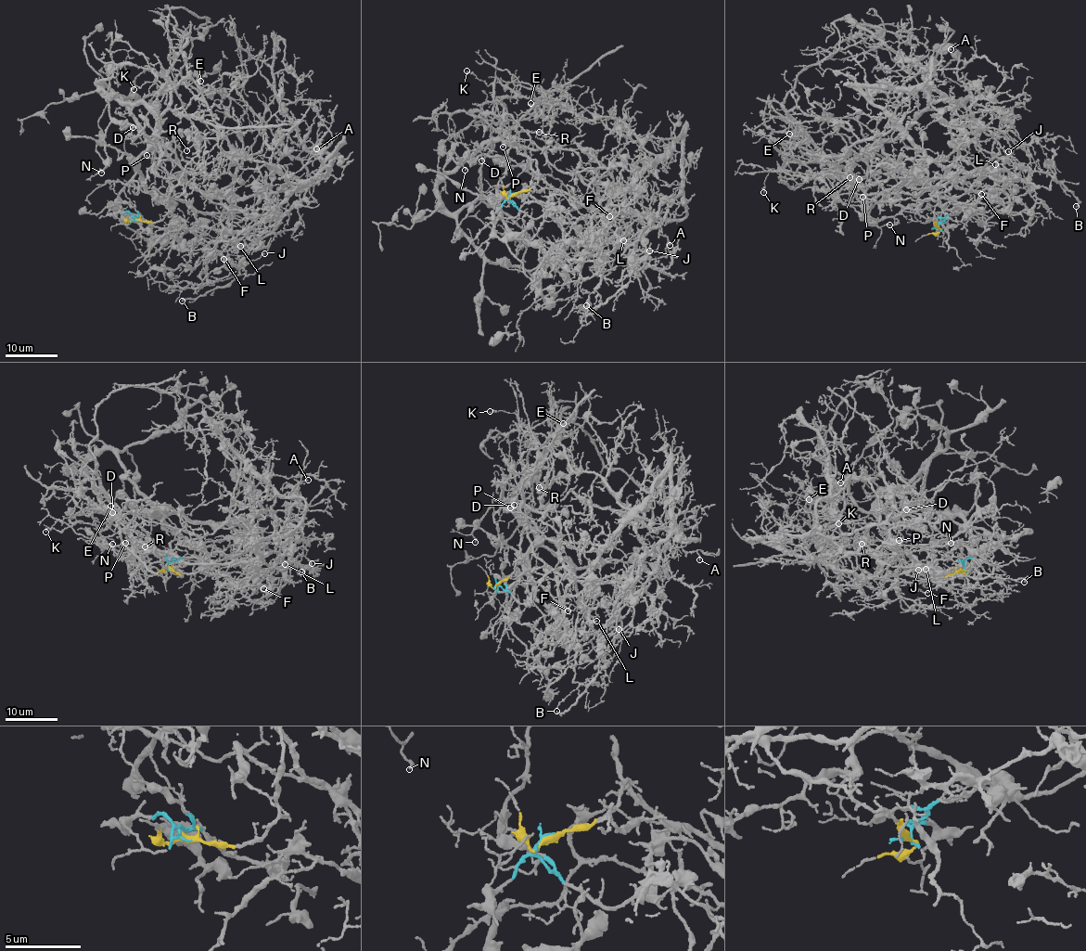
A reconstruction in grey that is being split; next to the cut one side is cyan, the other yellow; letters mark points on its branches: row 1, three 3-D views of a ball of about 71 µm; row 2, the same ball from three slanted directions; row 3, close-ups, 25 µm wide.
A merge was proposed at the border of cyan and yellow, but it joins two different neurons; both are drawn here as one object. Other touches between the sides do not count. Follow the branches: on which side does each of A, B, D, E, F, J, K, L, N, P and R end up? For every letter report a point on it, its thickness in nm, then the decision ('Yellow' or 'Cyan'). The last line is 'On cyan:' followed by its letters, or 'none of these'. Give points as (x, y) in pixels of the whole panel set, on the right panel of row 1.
A: Place: (951, 49). Thickness 120 nm. Cyan
B: Place: (1076, 206). Thickness 80 nm. Cyan
D: Place: (859, 179). Thickness 140 nm. Yellow
E: Place: (789, 134). Thickness 120 nm. Yellow
F: Place: (981, 194). Thickness 120 nm. Cyan
J: Place: (1008, 151). Thickness 140 nm. Cyan
K: Place: (763, 192). Thickness 70 nm. Yellow
L: Place: (995, 164). Thickness 240 nm. Cyan
N: Place: (889, 224). Thickness 170 nm. Yellow
P: Place: (862, 197). Thickness 120 nm. Yellow
R: Place: (849, 177). Thickness 110 nm. Yellow
On cyan: A, B, F, J, L

